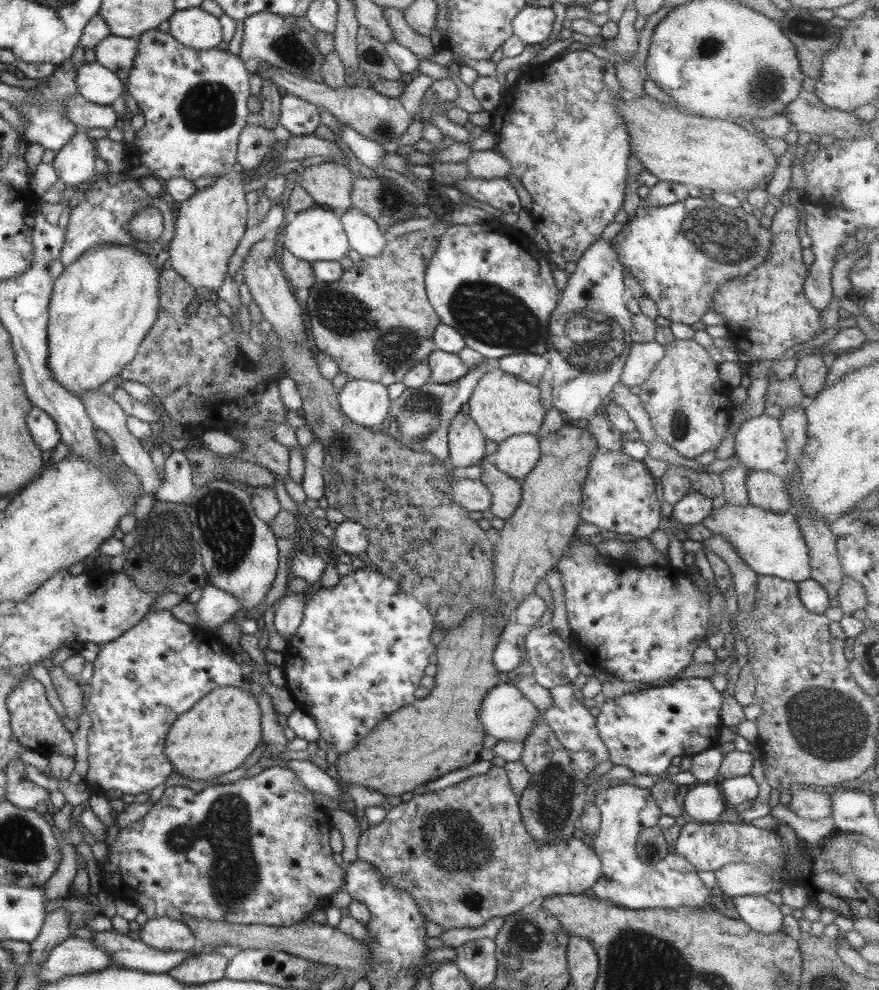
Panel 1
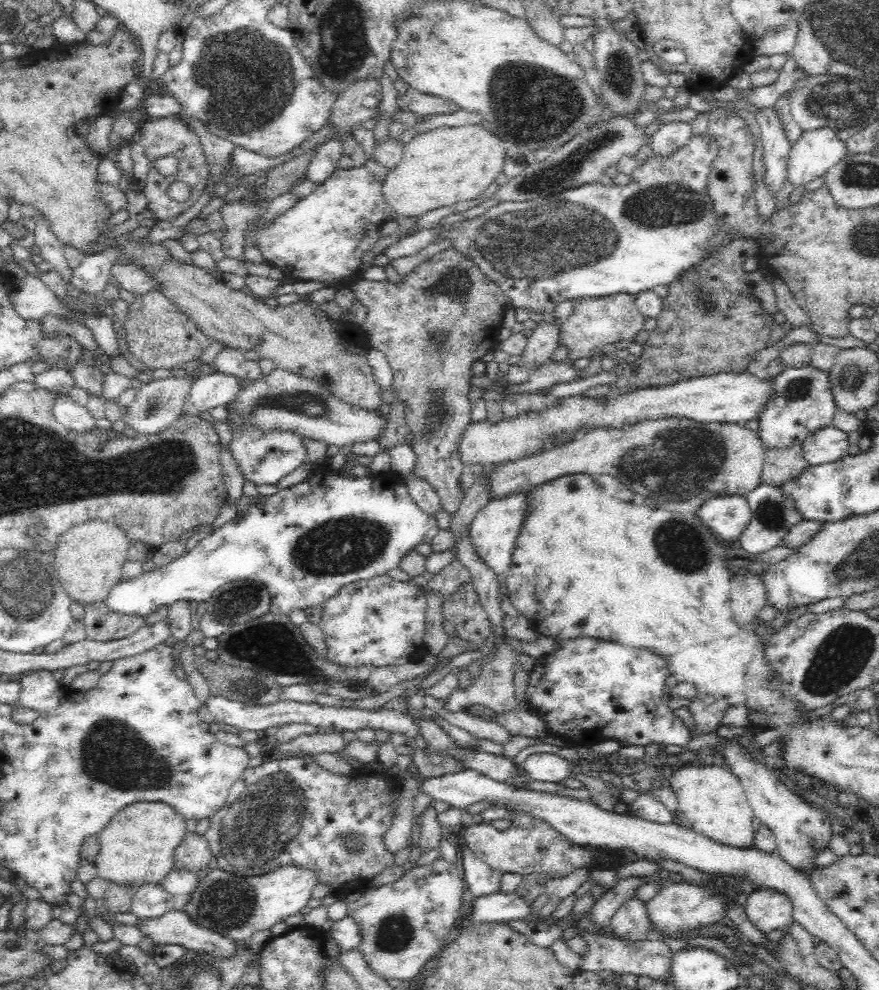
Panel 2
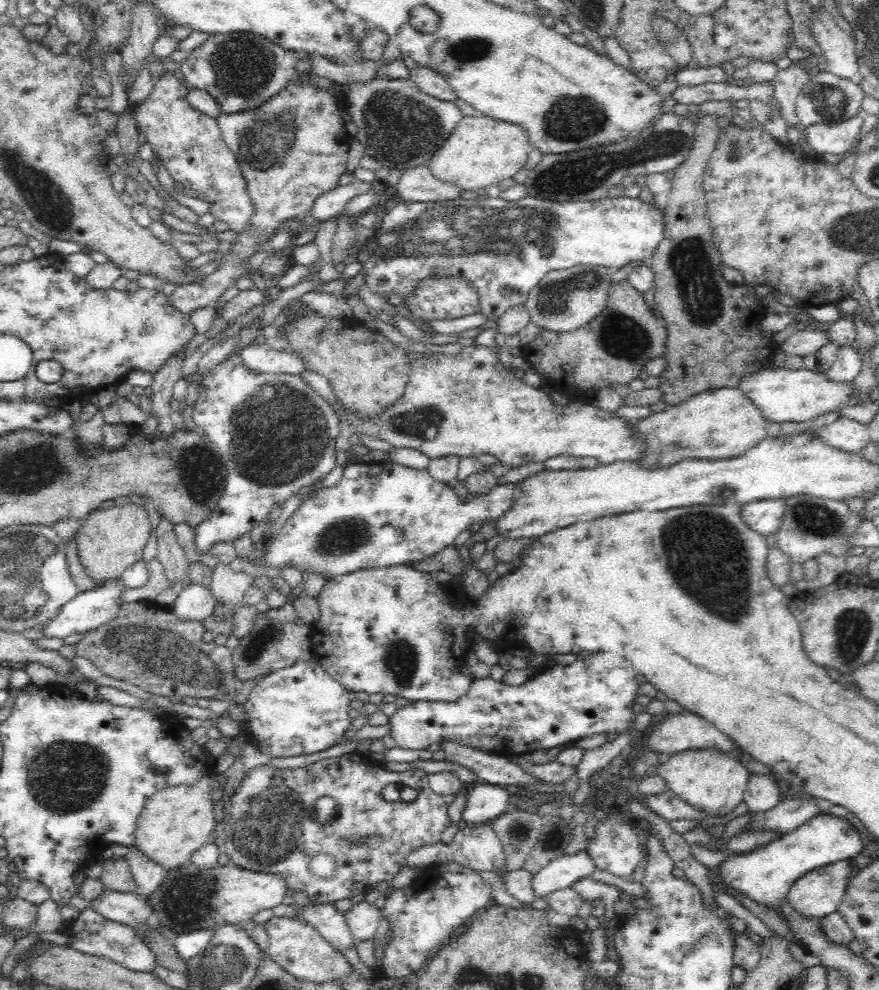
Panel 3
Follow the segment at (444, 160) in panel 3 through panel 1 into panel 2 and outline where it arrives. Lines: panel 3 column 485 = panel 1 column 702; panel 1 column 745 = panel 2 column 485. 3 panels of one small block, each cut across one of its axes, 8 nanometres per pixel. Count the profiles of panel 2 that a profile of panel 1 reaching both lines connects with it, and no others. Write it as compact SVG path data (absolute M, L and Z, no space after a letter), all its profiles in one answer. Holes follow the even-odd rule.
M480 125L460 126L457 128L440 128L418 134L411 142L405 144L403 157L398 164L387 169L381 182L381 193L387 204L399 217L421 217L432 210L452 206L457 202L478 199L488 185L502 171L506 151L496 142L497 134L491 134Z

